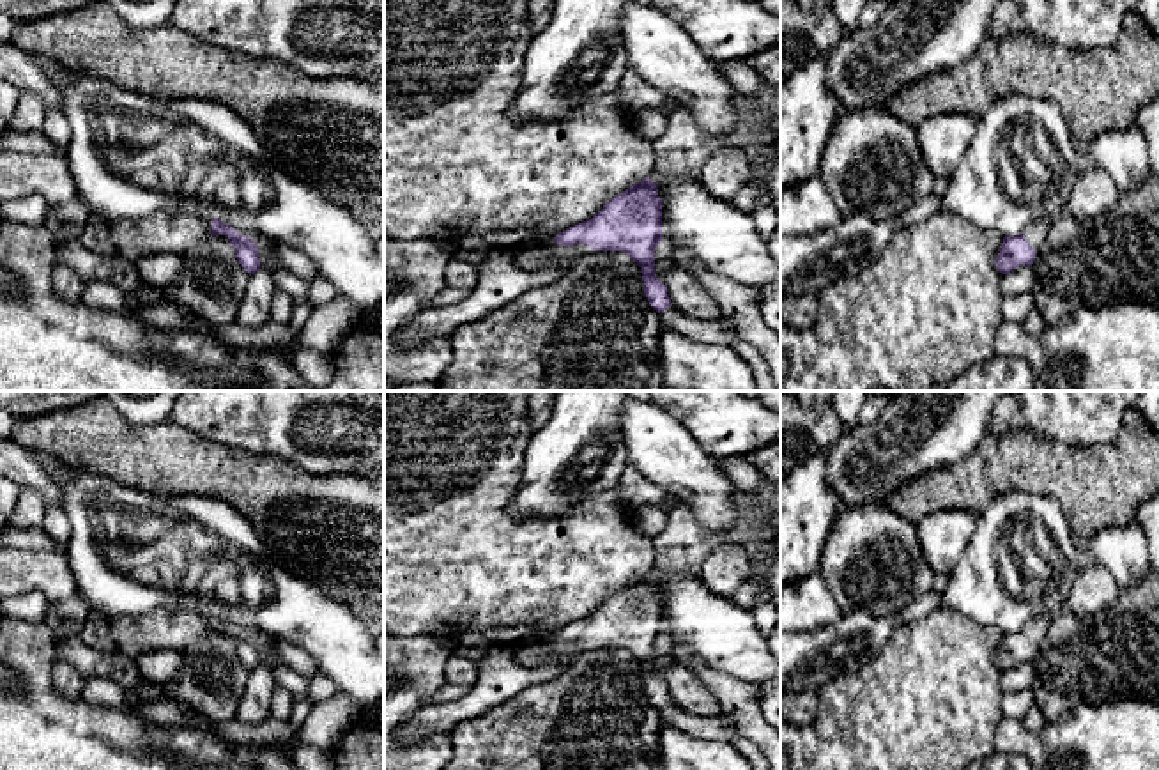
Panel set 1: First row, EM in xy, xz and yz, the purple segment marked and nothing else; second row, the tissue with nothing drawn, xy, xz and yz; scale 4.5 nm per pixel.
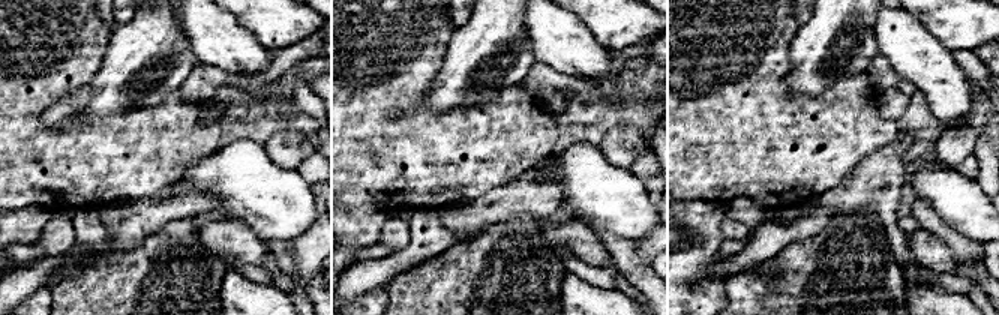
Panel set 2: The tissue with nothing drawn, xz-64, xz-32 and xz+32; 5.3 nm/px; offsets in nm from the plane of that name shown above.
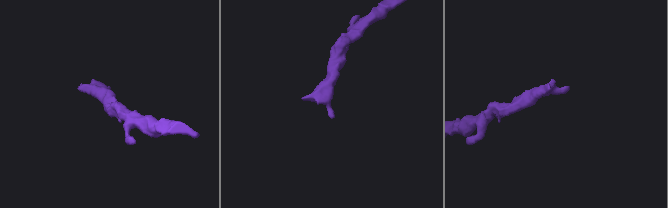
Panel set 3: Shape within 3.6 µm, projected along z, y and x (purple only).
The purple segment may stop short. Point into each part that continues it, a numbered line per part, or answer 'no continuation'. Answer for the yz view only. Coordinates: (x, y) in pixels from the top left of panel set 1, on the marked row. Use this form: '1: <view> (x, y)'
1: yz (1036, 234)

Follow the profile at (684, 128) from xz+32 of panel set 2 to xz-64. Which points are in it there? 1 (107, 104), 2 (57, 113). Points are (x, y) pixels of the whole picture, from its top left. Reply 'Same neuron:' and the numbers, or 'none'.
Same neuron: none

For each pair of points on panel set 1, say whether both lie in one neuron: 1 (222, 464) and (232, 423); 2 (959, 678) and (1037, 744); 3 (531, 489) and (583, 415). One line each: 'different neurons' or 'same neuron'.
1: different neurons
2: different neurons
3: same neuron

